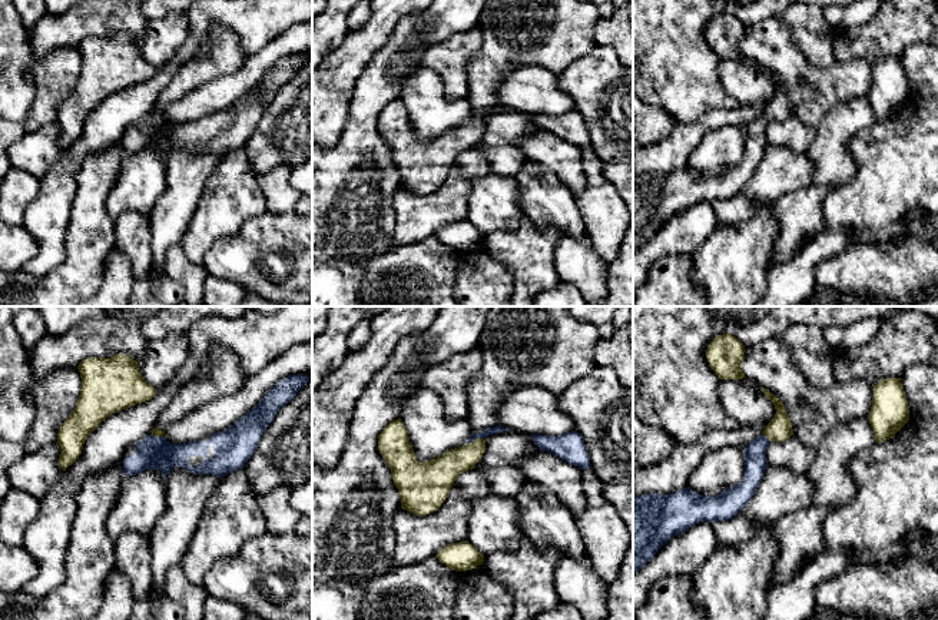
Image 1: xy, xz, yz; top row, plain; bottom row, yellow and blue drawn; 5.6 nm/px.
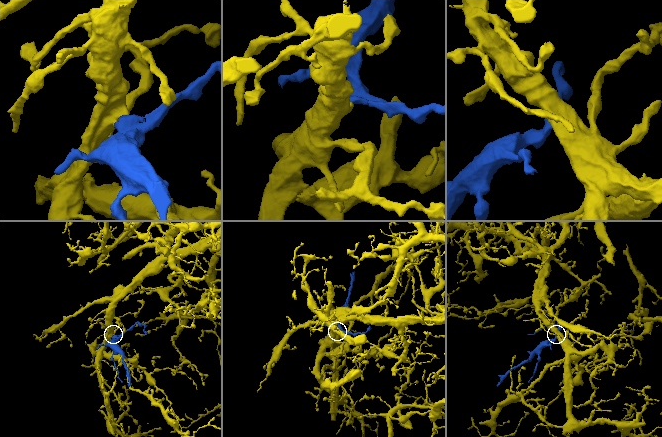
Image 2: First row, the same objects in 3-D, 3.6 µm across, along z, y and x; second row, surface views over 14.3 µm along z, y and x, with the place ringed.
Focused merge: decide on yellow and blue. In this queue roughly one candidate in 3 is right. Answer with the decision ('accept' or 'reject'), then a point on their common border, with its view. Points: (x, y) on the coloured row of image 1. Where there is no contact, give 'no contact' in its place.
accept | xz (476, 438)

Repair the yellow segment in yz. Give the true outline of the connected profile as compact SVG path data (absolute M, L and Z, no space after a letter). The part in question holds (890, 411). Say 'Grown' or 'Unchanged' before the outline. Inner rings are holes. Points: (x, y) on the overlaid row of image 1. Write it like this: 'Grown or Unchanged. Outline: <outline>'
Unchanged. Outline: M885 378L874 385L868 420L878 444L892 438L909 421L909 407L901 378Z

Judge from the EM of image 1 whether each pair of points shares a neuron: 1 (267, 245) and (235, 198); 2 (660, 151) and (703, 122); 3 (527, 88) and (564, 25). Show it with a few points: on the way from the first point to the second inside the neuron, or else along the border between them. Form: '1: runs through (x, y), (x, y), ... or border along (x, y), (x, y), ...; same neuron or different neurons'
1: border along (267, 209), (251, 216), (235, 234), (221, 238); different neurons
2: runs through (670, 151), (693, 132); same neuron
3: border along (507, 70), (526, 63), (537, 63), (556, 75); different neurons

